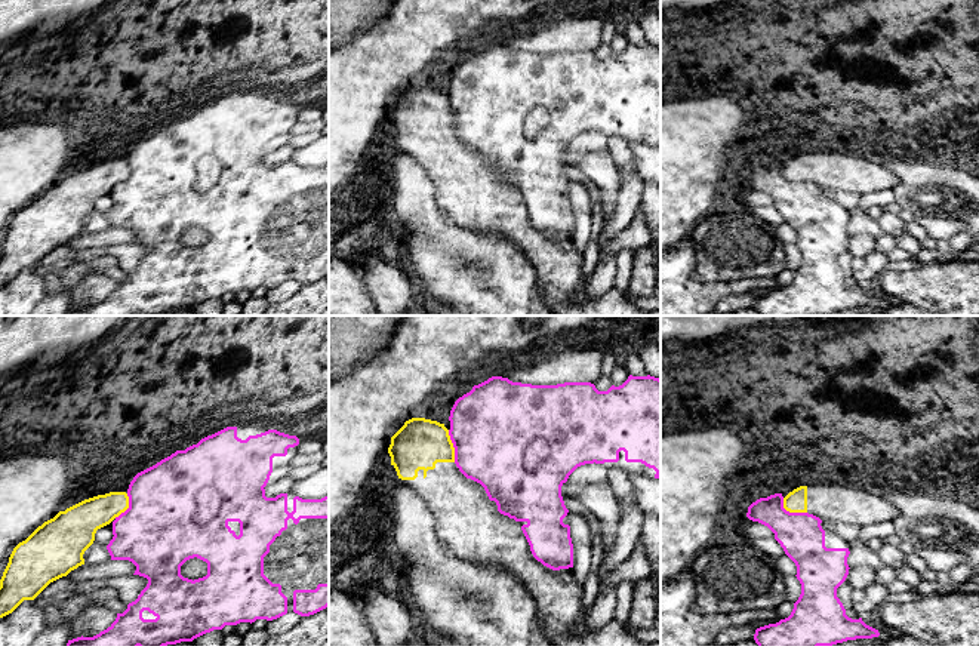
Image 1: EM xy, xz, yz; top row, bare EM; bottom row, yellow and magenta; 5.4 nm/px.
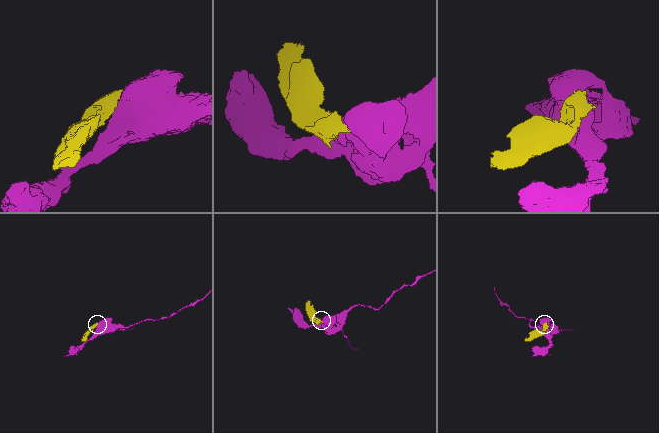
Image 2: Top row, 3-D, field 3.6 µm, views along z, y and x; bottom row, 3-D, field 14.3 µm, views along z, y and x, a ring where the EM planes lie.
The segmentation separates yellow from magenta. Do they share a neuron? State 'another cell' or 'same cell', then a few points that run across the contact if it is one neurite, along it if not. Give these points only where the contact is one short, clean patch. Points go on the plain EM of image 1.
another cell; line yz (782, 166), (782, 174), (787, 178), (806, 181)

